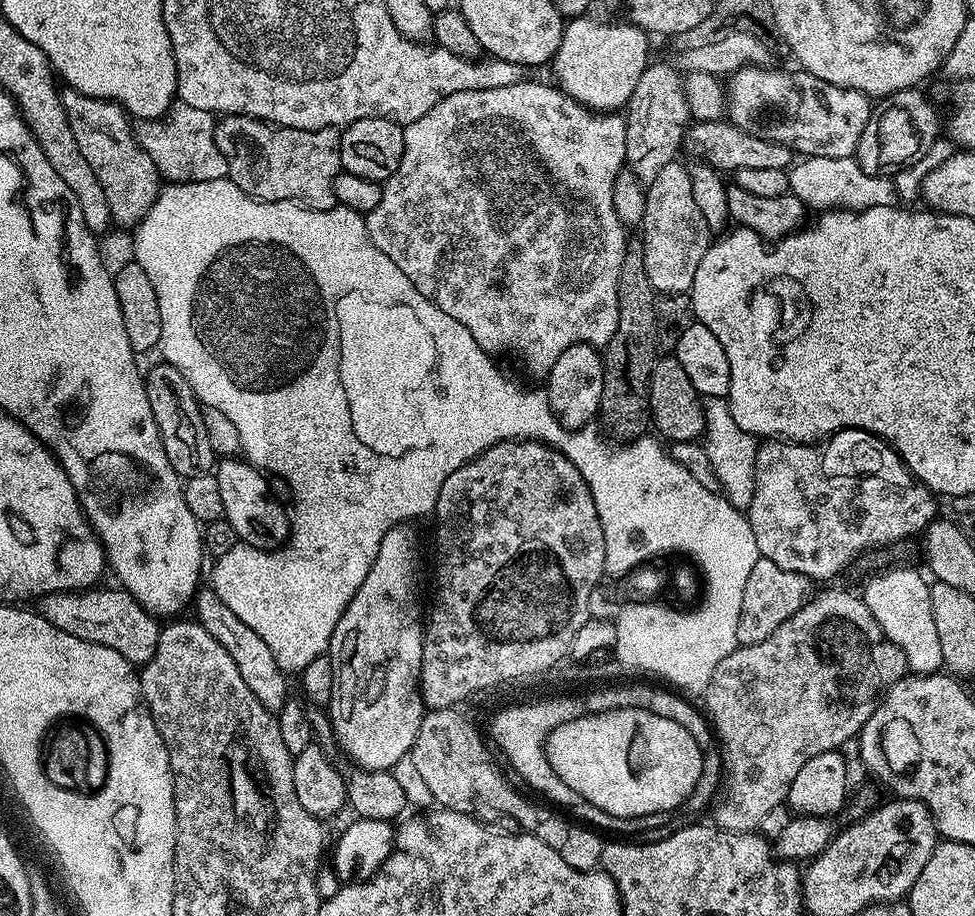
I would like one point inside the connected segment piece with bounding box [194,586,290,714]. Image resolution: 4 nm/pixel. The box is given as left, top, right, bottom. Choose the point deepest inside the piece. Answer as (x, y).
(255, 661)

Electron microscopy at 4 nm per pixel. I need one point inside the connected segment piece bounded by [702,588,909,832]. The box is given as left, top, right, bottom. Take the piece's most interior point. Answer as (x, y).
(807, 689)

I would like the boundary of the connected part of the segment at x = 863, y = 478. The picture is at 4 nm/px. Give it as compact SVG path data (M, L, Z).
M841 428L840 431L831 433L823 442L810 444L797 444L783 438L765 439L756 450L756 489L754 498L746 509L746 515L754 530L754 538L758 542L758 550L763 559L782 566L782 570L797 572L813 582L819 582L819 580L828 580L831 576L838 575L855 556L862 555L867 548L876 548L879 544L892 544L895 540L914 535L915 532L916 535L923 533L929 523L937 519L936 500L937 497L908 471L908 467L904 465L899 454L892 449L891 444L861 428Z

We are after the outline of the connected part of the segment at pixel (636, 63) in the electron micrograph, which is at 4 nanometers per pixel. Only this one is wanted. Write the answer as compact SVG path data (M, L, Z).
M585 14L569 19L564 25L564 37L558 46L550 68L556 71L555 83L561 92L593 110L620 110L634 94L638 78L647 70L649 33L627 22L611 24L611 19L591 20Z

